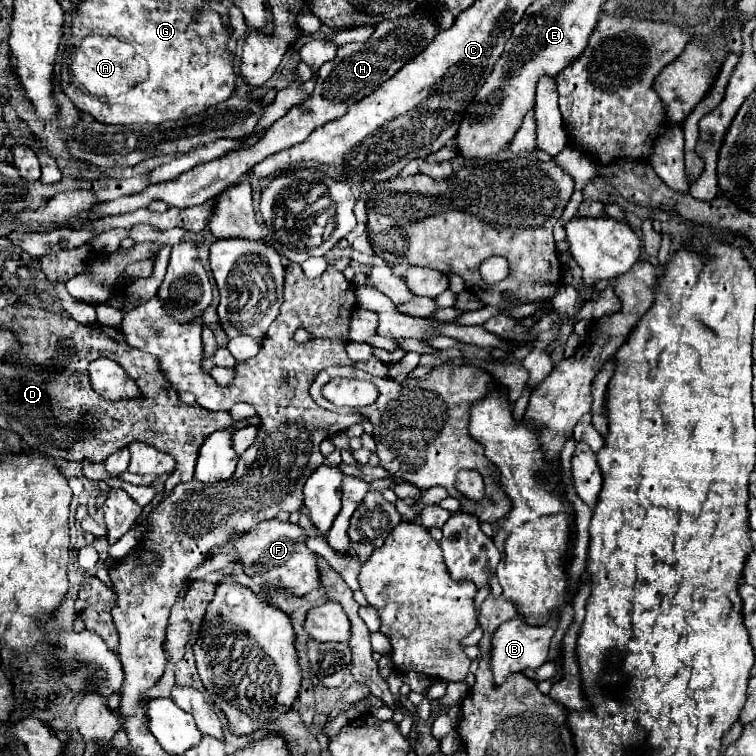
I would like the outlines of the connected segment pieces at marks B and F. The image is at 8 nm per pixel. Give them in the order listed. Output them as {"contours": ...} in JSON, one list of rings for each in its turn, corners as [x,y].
{"contours":[[[[559,613],[551,615],[551,619],[543,625],[543,627],[531,627],[529,623],[523,623],[523,619],[515,617],[515,619],[509,619],[507,623],[503,623],[495,635],[493,635],[493,651],[491,651],[491,667],[493,667],[493,677],[495,677],[495,683],[503,683],[503,679],[509,675],[509,673],[515,673],[515,671],[525,671],[525,669],[537,669],[539,665],[543,665],[547,661],[547,655],[549,655],[549,643],[551,643],[551,637],[555,635],[557,631],[557,625],[559,625]]],[[[279,519],[263,521],[247,535],[235,537],[239,559],[245,563],[247,573],[255,575],[259,585],[279,583],[293,595],[307,595],[313,589],[319,589],[319,569],[315,563],[315,553],[307,547],[305,529],[297,523],[281,523]]]]}

